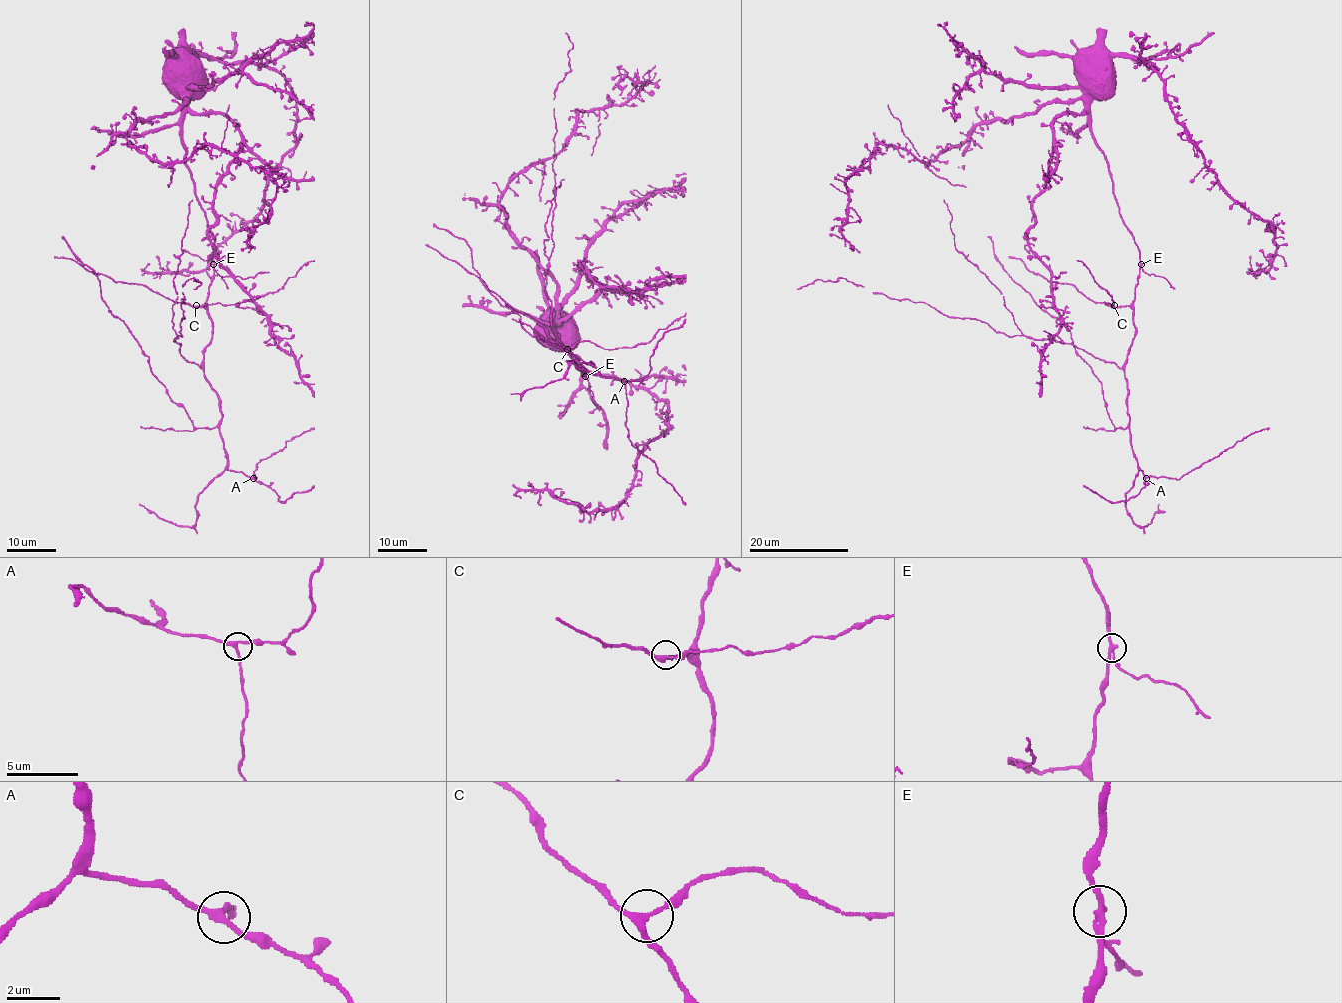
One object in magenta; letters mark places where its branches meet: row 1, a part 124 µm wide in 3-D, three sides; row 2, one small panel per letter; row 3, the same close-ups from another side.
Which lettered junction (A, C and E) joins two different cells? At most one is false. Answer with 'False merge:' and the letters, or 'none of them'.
False merge: E

